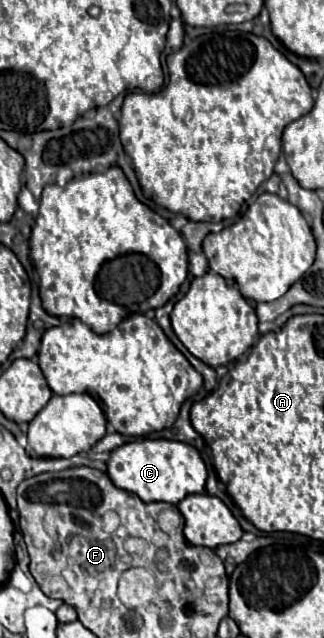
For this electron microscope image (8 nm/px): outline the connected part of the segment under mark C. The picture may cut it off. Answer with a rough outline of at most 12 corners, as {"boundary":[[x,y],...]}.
{"boundary":[[136,440],[108,460],[110,480],[142,502],[204,492],[198,450]]}

